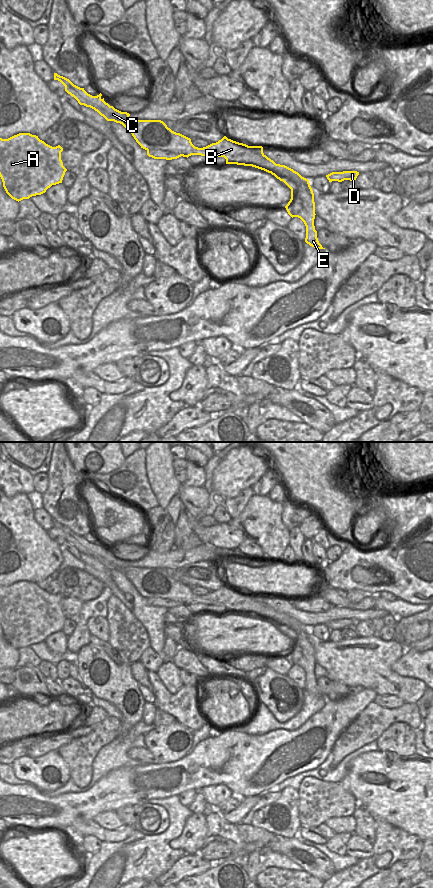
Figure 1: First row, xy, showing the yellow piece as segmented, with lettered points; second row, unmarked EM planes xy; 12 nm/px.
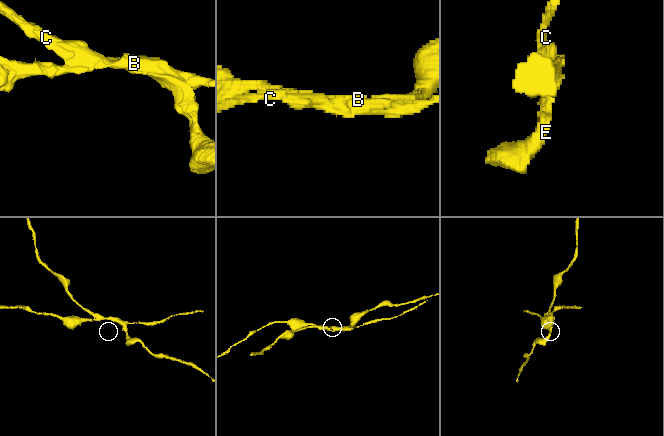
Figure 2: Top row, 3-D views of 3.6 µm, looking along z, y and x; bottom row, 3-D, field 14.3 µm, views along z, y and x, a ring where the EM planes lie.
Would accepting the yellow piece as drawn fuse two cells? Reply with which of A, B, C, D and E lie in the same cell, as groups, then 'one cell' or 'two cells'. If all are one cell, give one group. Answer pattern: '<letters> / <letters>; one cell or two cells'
A D / B C E; two cells

